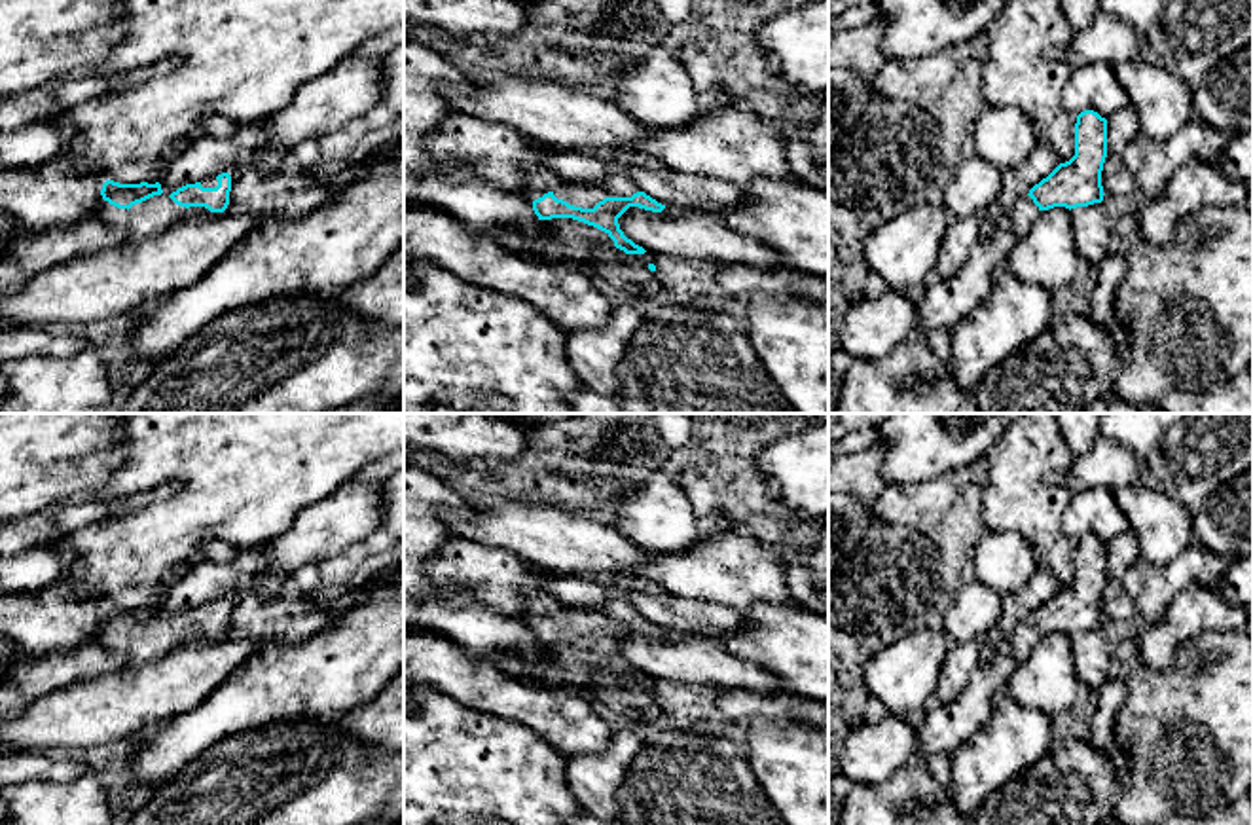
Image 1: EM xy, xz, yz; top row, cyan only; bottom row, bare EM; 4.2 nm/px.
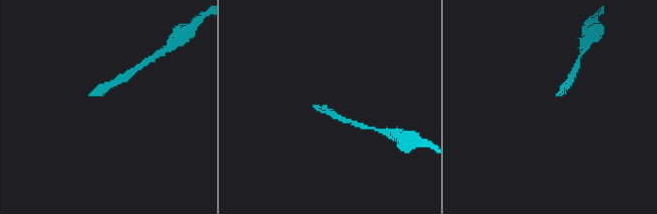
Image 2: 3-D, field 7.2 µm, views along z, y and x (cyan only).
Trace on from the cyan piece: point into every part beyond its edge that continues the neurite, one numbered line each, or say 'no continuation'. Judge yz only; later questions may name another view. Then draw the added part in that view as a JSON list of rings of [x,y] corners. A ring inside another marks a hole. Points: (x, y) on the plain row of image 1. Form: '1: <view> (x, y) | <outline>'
1: yz (1024, 638) | [[[1029,620],[1020,622],[1014,632],[1008,635],[1012,645],[1012,656],[1020,662],[1024,660],[1033,647],[1039,643],[1041,635]]]

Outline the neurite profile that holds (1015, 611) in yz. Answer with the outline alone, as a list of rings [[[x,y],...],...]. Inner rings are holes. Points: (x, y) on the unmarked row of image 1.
[[[1039,565],[1033,577],[1016,594],[1003,596],[999,624],[982,639],[982,660],[990,660],[997,652],[999,641],[1008,637],[1020,622],[1027,620],[1029,614],[1058,590],[1060,584],[1052,573]]]

